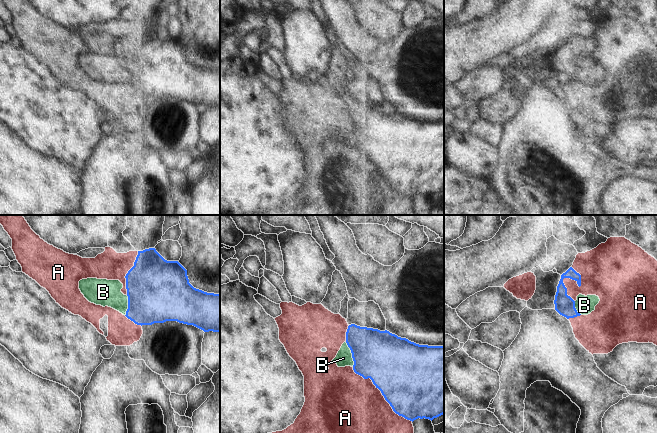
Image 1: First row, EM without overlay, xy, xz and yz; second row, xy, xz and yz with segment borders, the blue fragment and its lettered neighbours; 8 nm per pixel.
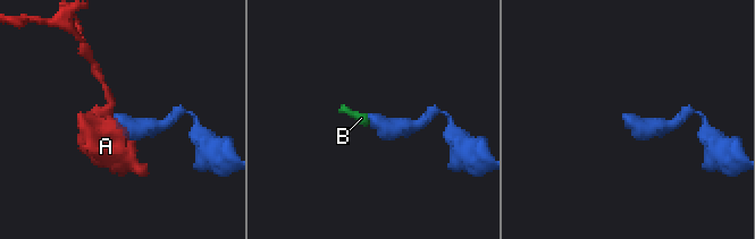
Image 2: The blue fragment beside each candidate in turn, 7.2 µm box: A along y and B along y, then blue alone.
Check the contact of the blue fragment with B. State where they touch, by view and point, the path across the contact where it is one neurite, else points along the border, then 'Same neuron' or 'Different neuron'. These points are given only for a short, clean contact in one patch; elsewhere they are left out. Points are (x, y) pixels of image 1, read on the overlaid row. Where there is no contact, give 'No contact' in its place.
Touches blue at xz (352, 354). Path across: xz (383, 357), (352, 354), (343, 358). Same neuron

